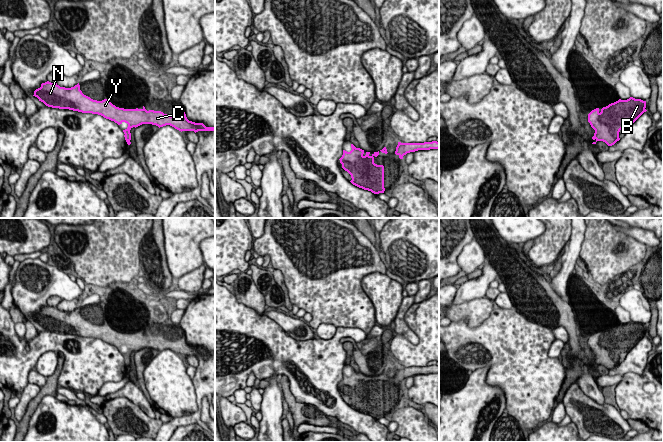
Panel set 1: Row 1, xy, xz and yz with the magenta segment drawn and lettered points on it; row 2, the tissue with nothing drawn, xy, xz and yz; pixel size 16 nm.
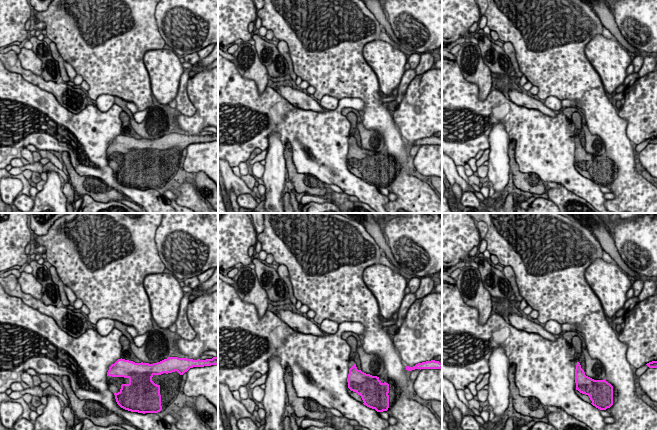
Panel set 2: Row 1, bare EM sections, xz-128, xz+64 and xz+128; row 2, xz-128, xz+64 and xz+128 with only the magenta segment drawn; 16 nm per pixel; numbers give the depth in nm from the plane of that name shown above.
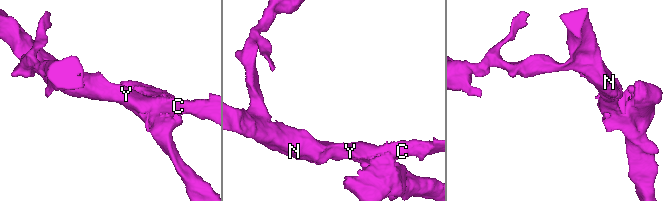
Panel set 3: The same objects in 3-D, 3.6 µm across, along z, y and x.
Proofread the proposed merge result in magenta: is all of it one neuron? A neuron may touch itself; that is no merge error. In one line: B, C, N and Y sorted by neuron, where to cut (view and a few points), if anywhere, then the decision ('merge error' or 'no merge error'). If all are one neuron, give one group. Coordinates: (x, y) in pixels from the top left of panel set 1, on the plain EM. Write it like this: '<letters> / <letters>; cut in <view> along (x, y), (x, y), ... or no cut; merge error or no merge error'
B C N Y; no cut; no merge error

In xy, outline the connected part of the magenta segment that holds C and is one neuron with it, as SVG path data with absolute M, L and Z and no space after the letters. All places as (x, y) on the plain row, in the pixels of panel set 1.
M47 305L34 315L33 320L48 331L98 338L118 349L123 346L127 347L128 351L123 356L128 369L131 368L130 354L142 348L152 348L159 352L170 349L181 356L194 355L196 357L215 354L214 351L206 351L203 347L189 345L185 336L170 340L161 335L147 335L144 330L142 333L124 333L116 331L109 323L93 324L82 317L79 307L74 311L65 312L60 311L57 307Z

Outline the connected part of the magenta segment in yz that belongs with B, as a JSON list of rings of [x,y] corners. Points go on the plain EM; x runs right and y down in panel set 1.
[[[630,321],[627,324],[619,323],[618,325],[603,331],[601,334],[599,332],[592,334],[588,338],[588,346],[595,354],[594,360],[592,361],[594,366],[592,368],[596,368],[597,365],[603,365],[608,370],[614,369],[620,364],[620,354],[622,352],[628,353],[644,336],[647,335],[645,332],[646,325]]]

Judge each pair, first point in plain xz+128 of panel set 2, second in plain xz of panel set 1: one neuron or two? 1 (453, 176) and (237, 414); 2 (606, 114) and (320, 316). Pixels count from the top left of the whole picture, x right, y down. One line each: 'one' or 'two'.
1: one
2: one

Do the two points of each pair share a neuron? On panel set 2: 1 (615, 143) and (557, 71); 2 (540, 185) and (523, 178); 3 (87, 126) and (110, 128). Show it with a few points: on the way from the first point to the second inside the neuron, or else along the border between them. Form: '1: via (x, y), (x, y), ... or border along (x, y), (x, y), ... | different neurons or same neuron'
1: via (608, 125), (601, 118), (600, 114), (575, 89) | same neuron
2: via (536, 185), (527, 182) | same neuron
3: via (93, 126), (104, 128) | same neuron

